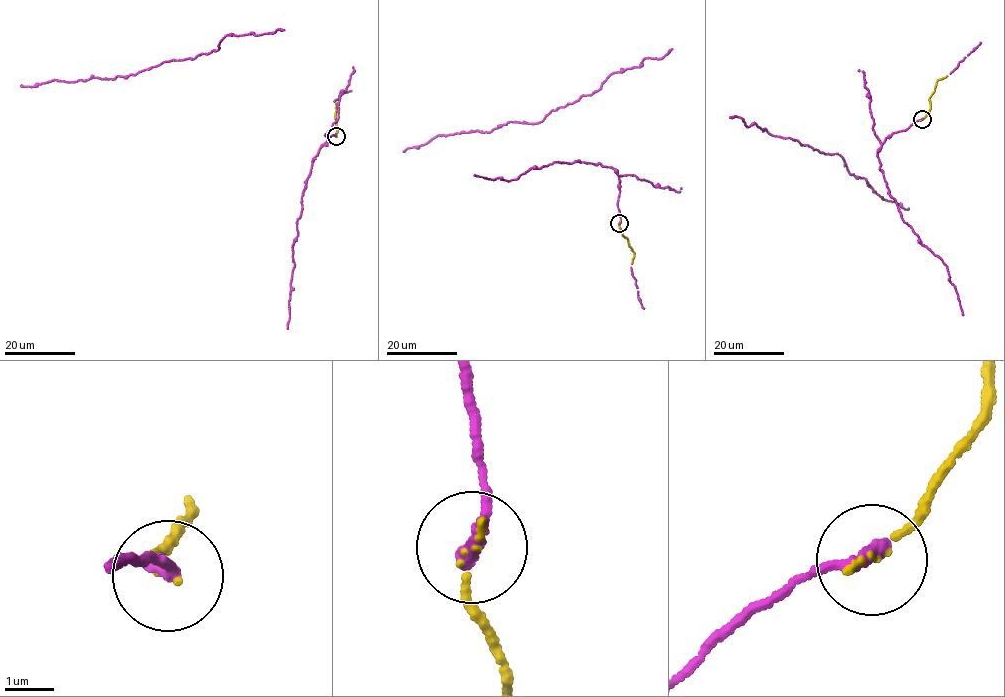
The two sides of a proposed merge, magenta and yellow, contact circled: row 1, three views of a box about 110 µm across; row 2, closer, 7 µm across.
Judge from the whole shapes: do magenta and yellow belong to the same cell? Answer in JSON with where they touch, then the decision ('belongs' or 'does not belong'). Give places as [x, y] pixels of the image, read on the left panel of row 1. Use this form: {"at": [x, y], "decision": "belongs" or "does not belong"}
{"at": [336, 136], "decision": "belongs"}

